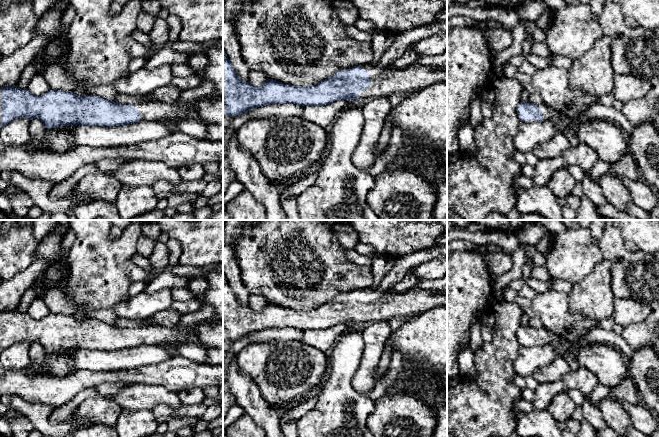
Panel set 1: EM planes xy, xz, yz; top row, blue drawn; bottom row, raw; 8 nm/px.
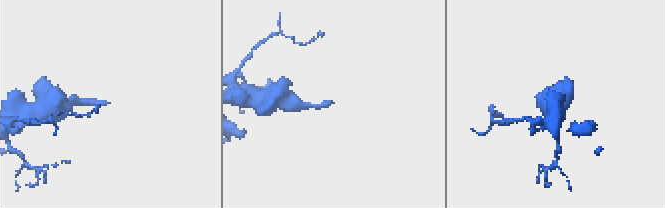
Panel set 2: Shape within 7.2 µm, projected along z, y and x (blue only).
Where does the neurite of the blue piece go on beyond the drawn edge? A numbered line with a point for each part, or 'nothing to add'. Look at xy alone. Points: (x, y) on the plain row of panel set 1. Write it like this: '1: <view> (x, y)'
1: xy (151, 335)

